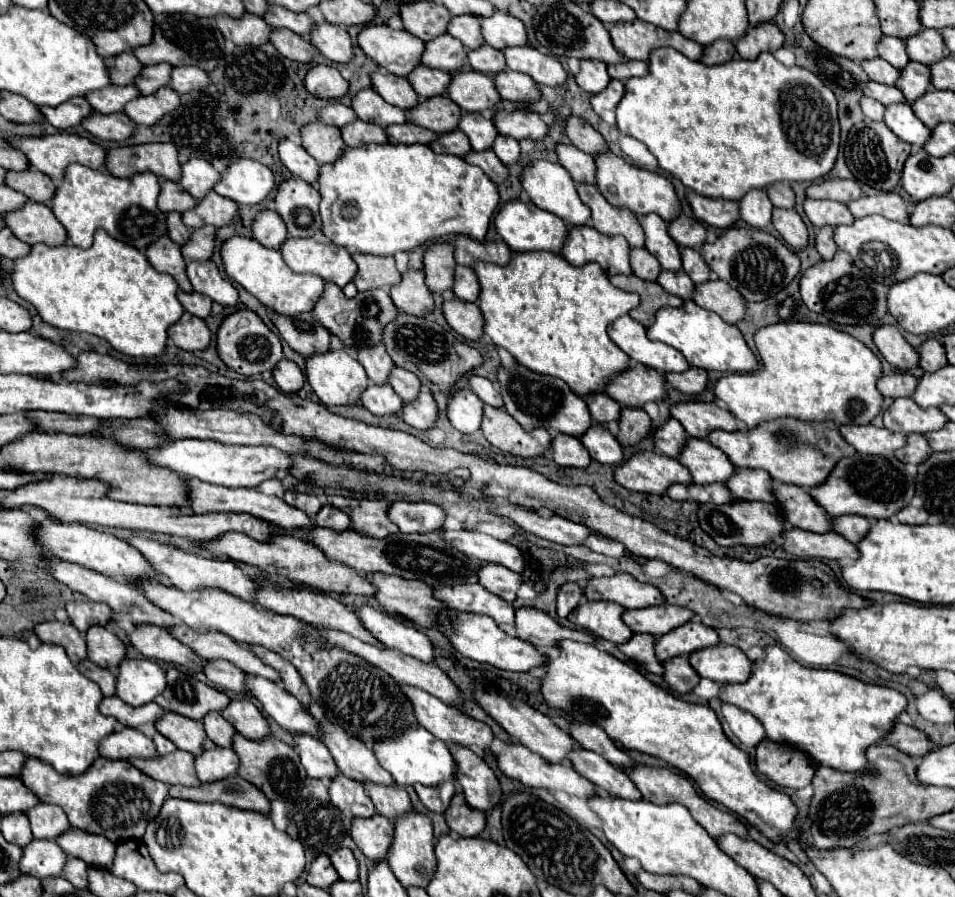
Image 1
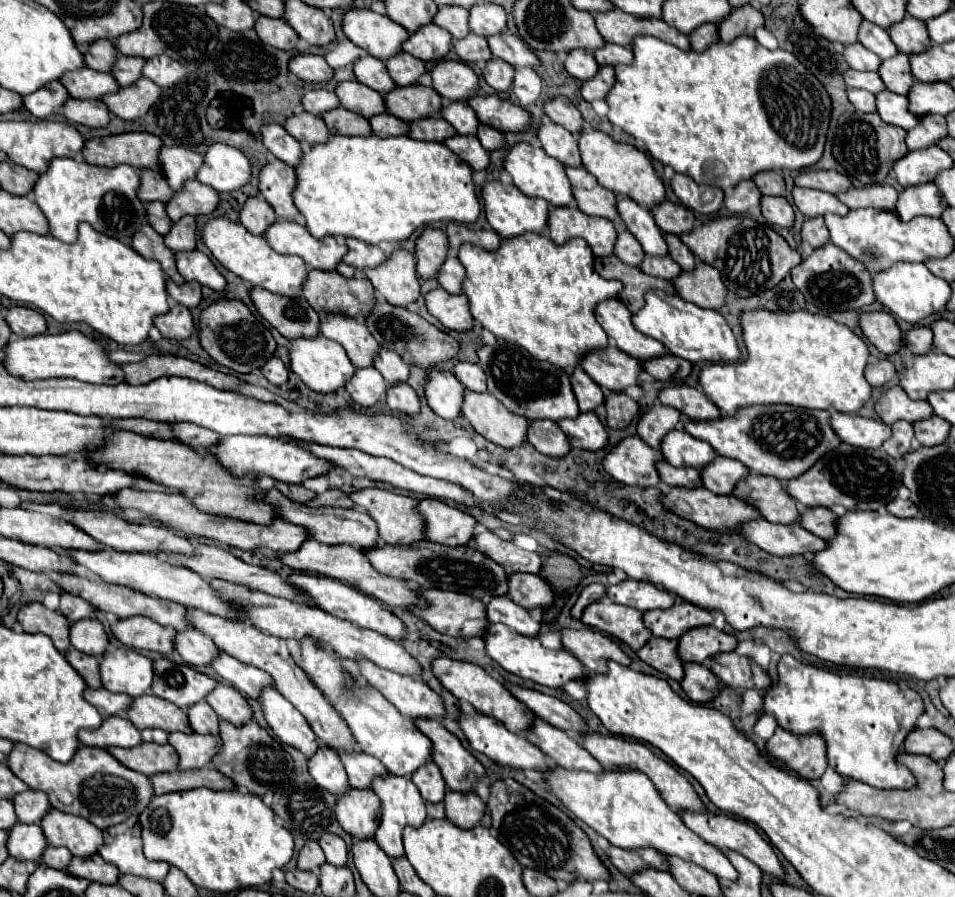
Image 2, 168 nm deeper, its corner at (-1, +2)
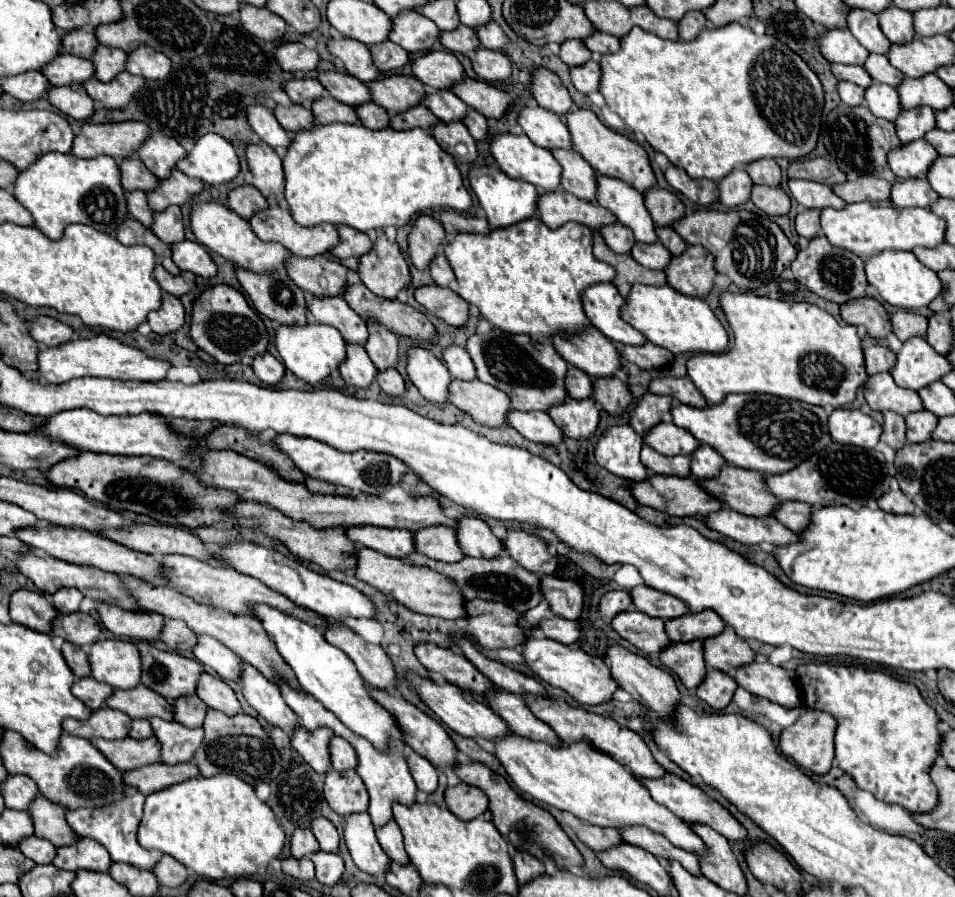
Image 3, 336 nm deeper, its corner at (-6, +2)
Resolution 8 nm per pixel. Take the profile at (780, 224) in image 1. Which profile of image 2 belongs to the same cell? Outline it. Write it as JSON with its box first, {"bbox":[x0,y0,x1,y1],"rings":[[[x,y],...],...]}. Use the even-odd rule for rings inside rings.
{"bbox":[761,197,793,229],"rings":[[[763,197],[761,199],[761,211],[767,223],[771,225],[781,225],[791,229],[793,225],[793,209],[785,197]]]}

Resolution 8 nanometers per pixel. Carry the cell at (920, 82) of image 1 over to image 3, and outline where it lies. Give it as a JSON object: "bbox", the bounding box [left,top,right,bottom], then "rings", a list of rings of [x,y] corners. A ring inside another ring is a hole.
{"bbox":[864,53,904,87],"rings":[[[870,53],[870,57],[866,59],[864,63],[866,71],[872,75],[872,79],[876,79],[876,83],[886,83],[886,85],[892,85],[892,87],[898,87],[904,79],[904,73],[896,71],[892,67],[892,63],[888,63],[886,55],[876,55],[876,53]]]}

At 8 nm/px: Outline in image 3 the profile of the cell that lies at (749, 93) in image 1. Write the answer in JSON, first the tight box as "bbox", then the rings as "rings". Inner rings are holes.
{"bbox":[600,23,824,181],"rings":[[[732,23],[726,27],[710,27],[702,31],[702,35],[696,37],[696,41],[666,41],[660,39],[658,35],[646,33],[640,27],[634,27],[626,37],[620,39],[620,51],[618,53],[608,53],[600,57],[602,65],[602,81],[600,81],[600,93],[606,99],[606,105],[618,113],[626,125],[634,133],[642,133],[644,139],[660,153],[664,153],[672,165],[684,169],[692,179],[712,179],[720,181],[724,179],[732,169],[736,167],[746,167],[748,163],[760,161],[760,159],[776,159],[776,157],[786,157],[786,159],[802,159],[810,155],[816,149],[818,143],[818,133],[820,133],[820,121],[822,121],[822,109],[824,109],[824,89],[820,79],[814,75],[814,71],[804,63],[804,59],[794,53],[790,47],[780,43],[778,39],[772,39],[770,35],[756,35],[748,27],[740,23]]]}

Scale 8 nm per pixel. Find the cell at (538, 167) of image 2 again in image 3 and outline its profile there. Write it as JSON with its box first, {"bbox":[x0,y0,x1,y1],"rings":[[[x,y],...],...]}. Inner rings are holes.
{"bbox":[492,135,560,193],"rings":[[[498,135],[492,141],[492,155],[504,173],[508,173],[512,179],[532,183],[540,193],[552,193],[560,187],[560,165],[556,163],[554,155],[548,149],[534,145],[526,135]]]}

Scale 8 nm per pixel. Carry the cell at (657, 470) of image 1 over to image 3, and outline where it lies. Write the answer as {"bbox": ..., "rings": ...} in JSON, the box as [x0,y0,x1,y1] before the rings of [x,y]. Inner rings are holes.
{"bbox":[596,425,650,483],"rings":[[[620,425],[608,429],[596,445],[596,461],[610,473],[624,477],[632,483],[640,483],[650,477],[650,471],[640,463],[642,435],[636,435],[630,425]]]}

